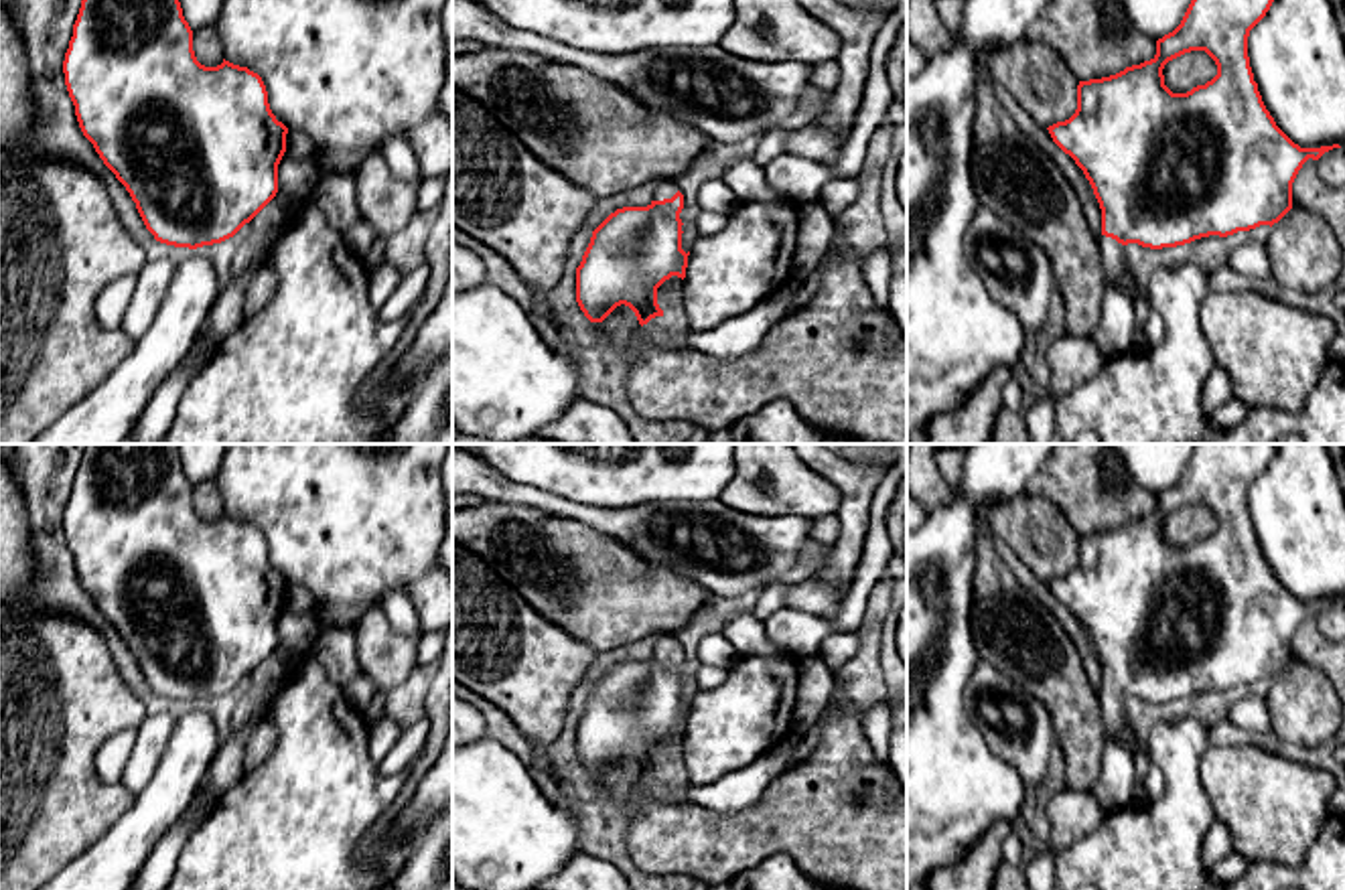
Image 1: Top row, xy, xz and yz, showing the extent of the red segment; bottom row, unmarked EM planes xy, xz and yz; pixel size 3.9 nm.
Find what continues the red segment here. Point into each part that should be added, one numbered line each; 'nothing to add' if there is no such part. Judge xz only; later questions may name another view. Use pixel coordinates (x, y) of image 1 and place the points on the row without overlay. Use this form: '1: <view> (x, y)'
1: xz (664, 643)

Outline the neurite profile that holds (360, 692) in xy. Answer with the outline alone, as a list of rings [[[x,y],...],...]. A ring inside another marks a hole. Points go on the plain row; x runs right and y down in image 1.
[[[359,671],[347,685],[343,685],[343,693],[351,708],[363,714],[377,693],[377,687]]]

